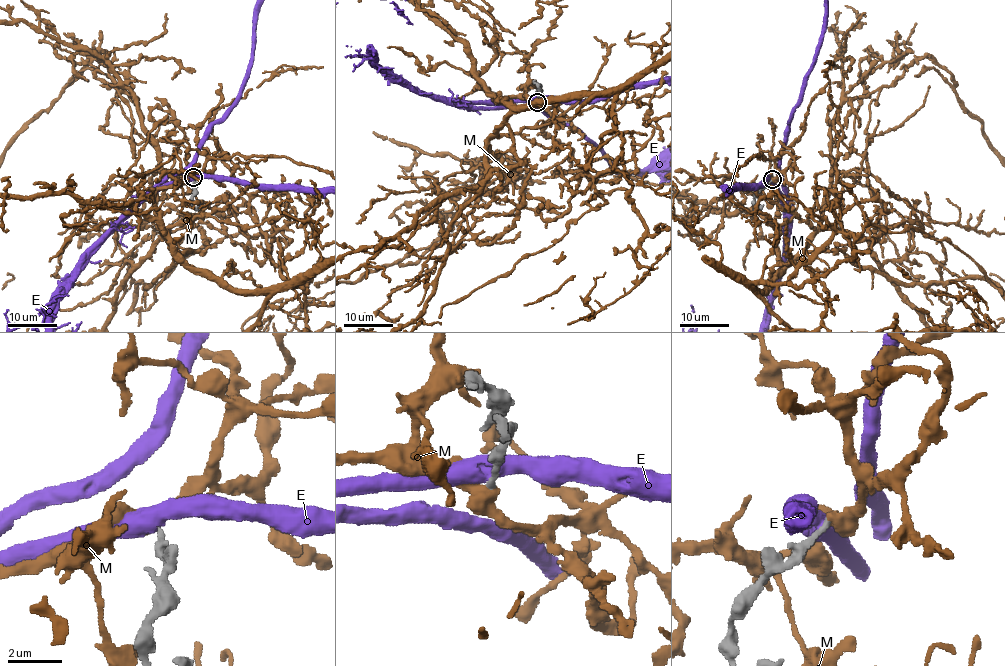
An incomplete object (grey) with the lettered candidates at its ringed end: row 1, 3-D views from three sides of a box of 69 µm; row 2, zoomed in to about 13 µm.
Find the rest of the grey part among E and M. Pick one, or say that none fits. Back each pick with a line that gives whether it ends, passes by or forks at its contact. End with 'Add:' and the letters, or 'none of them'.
M: it passes by
Add: M

